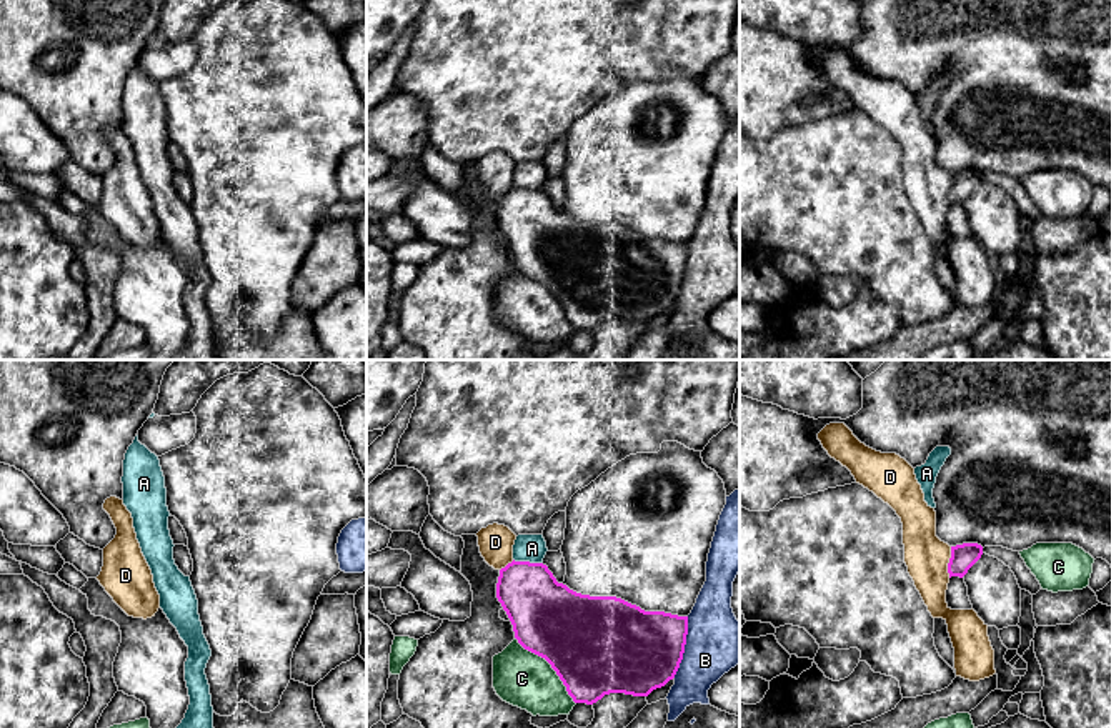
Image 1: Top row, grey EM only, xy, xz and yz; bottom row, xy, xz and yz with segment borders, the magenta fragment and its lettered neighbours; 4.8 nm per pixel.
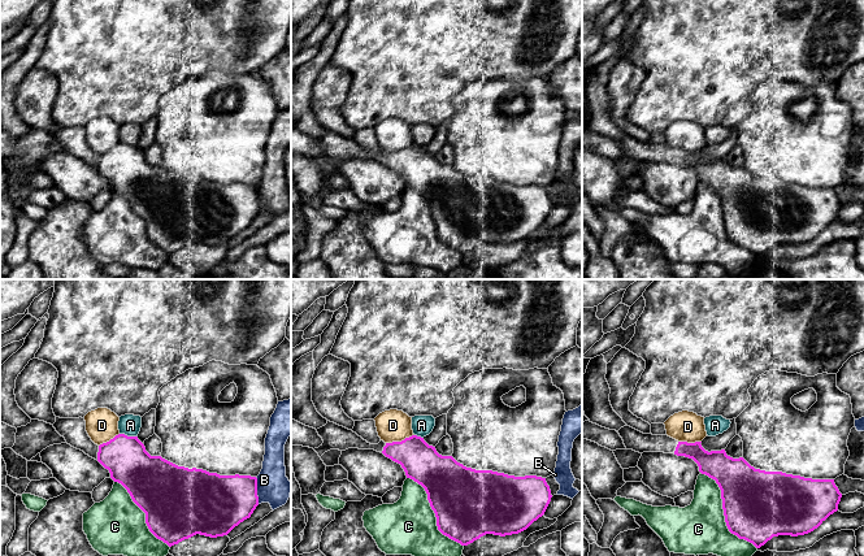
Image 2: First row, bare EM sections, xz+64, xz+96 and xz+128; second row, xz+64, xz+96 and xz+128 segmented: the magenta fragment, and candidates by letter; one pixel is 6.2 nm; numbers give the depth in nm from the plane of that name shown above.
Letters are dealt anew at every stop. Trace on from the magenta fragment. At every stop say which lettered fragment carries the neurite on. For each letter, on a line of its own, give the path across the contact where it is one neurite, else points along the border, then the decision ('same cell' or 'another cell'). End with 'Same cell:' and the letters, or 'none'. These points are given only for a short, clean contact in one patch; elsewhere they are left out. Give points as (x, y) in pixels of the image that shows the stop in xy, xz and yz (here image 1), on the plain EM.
A: border along xz (513, 185), (542, 190); another cell
B: another cell
C: another cell
D: border along yz (951, 174), (948, 204); another cell
Same cell: none

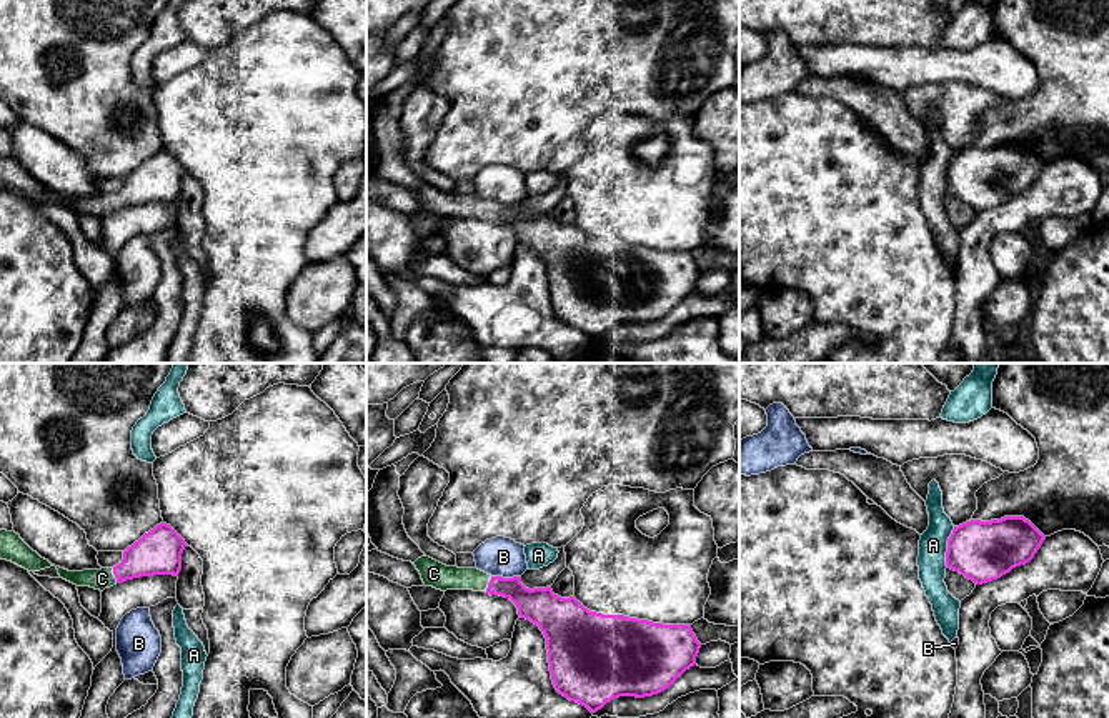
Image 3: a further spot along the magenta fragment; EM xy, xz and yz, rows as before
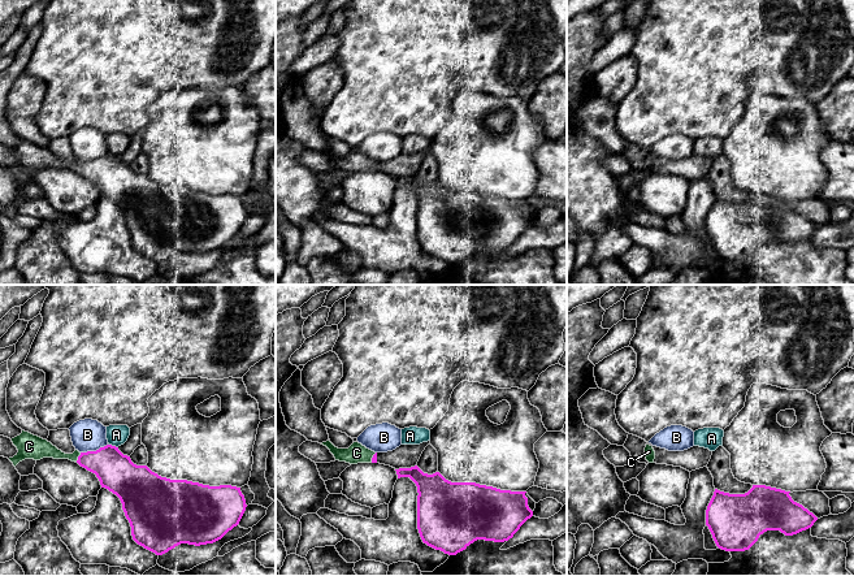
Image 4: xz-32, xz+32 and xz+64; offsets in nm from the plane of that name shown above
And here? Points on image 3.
A: border along yz (954, 154), (948, 167), (946, 194); another cell
B: border along xz (492, 202), (520, 204); another cell
C: runs through xy (159, 179), (114, 200), (102, 205); same cell
Same cell: C

